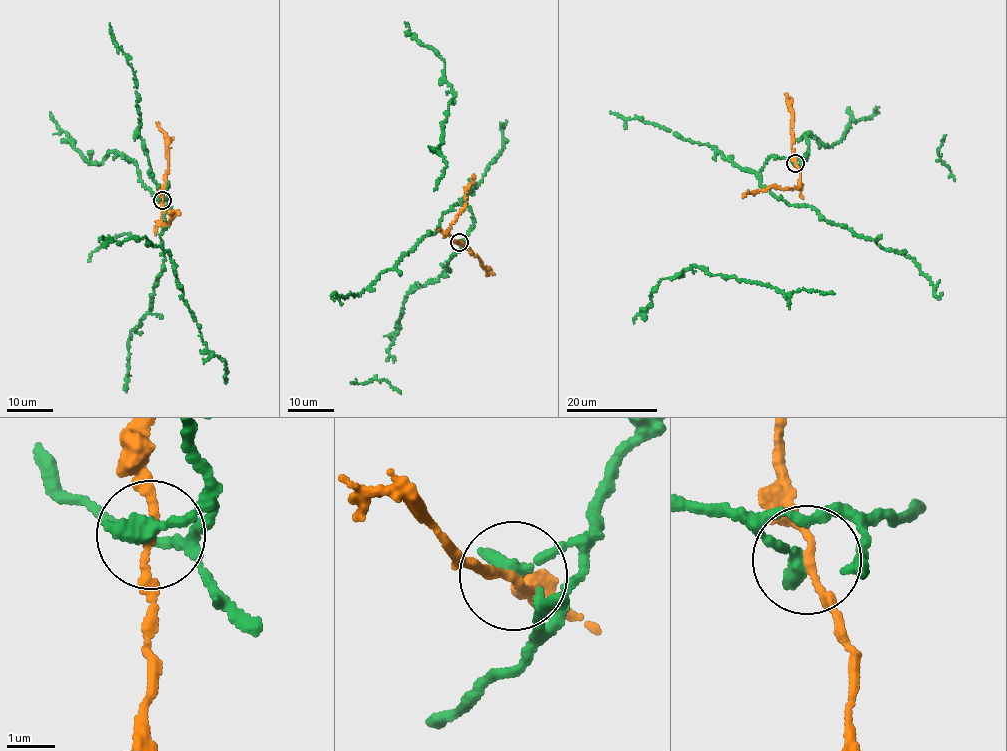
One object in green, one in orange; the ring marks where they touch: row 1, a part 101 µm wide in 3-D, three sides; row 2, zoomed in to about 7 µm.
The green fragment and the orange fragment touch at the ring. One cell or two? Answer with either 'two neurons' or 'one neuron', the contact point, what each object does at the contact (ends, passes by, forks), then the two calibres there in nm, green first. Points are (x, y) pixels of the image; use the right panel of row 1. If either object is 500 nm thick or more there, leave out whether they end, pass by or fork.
two neurons; at (795, 163); green ends there; orange passes by; 380 nm thick on the green side, 130 nm on the other

